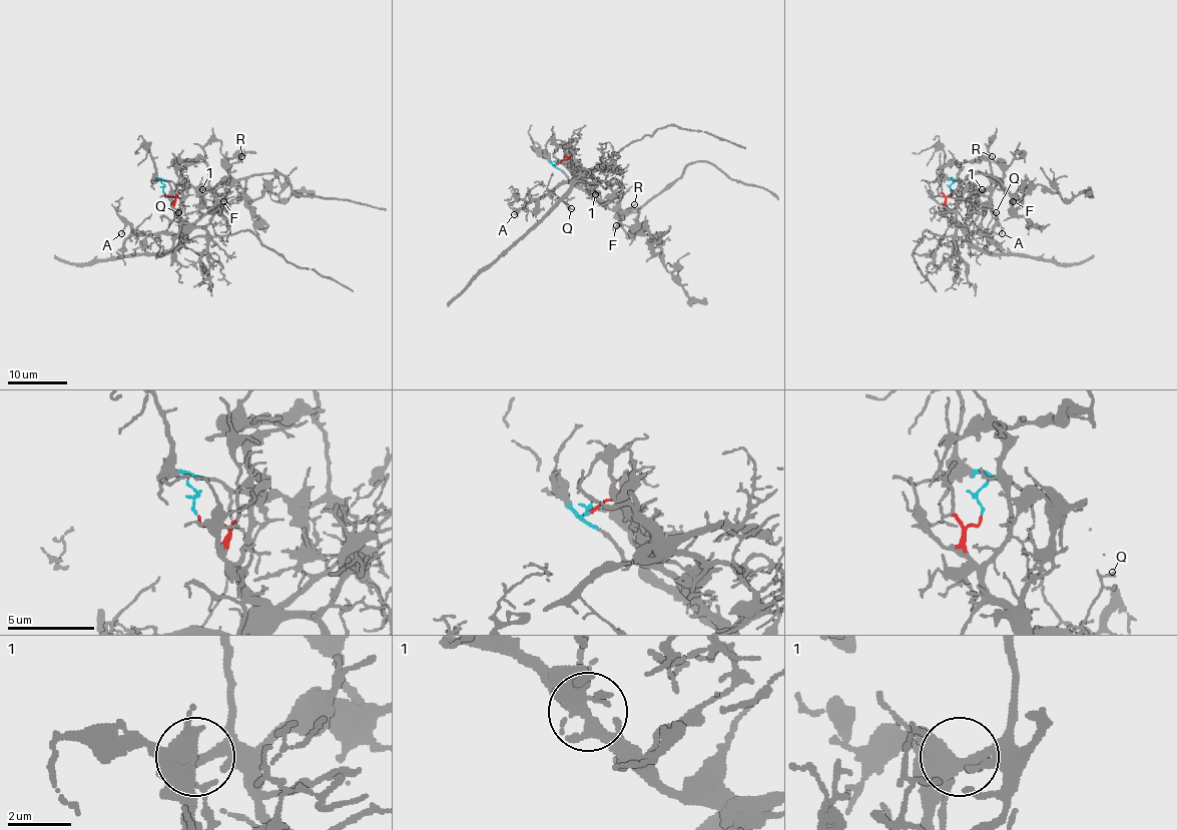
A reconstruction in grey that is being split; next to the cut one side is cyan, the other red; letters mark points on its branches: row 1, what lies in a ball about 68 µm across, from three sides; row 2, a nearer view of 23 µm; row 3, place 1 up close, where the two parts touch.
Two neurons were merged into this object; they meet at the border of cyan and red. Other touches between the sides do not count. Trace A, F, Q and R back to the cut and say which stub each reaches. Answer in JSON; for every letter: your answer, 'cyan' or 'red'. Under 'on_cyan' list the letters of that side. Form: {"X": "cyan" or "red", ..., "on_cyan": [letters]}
{"A": "red", "F": "cyan", "Q": "red", "R": "cyan", "on_cyan": ["F", "R"]}

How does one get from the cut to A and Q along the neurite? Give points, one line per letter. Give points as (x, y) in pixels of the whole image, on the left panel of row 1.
A: (165, 193), (173, 197), (173, 209), (185, 224), (178, 233), (137, 234), (129, 224), (122, 233)
Q: (165, 193), (173, 197), (173, 209), (185, 224), (178, 233), (162, 231), (178, 212)

